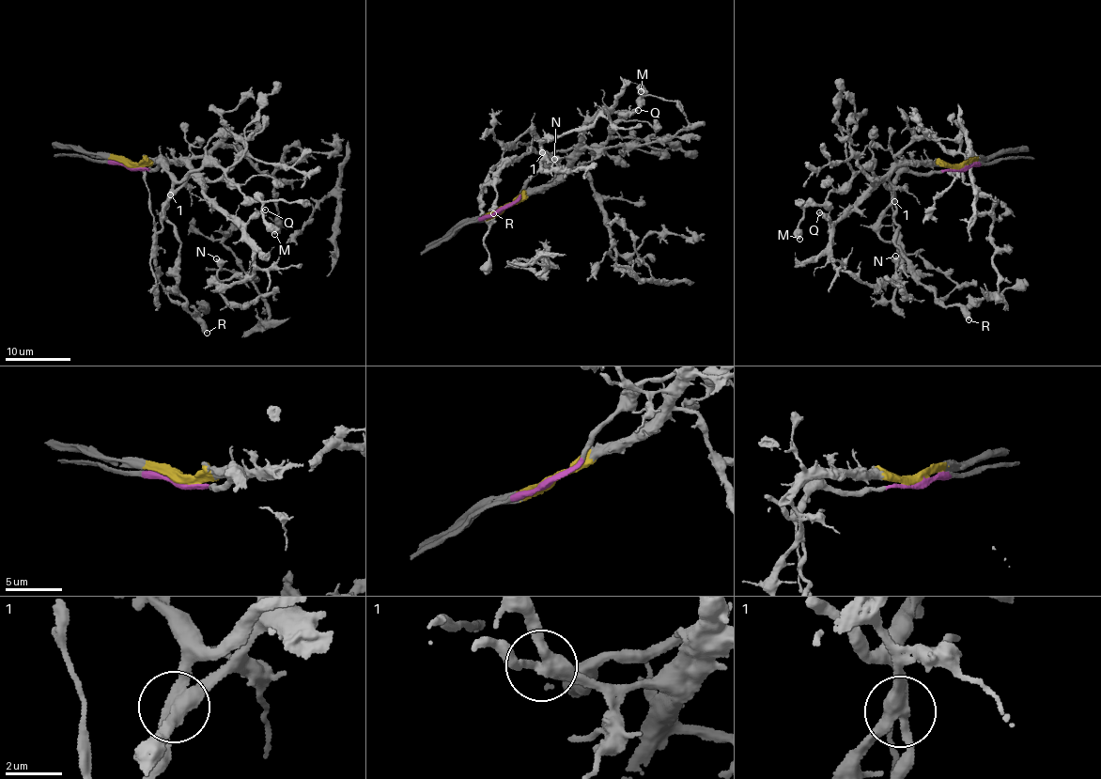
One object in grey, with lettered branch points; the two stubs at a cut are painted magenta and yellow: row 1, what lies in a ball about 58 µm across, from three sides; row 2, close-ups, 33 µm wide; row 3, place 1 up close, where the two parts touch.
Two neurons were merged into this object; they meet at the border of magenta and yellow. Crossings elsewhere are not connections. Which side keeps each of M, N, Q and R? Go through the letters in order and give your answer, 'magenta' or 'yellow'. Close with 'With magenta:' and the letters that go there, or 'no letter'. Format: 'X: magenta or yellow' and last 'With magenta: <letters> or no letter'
M: magenta
N: yellow
Q: yellow
R: magenta
With magenta: M, R

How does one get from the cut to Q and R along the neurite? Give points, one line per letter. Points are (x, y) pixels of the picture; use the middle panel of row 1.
Q: (502, 209), (549, 189), (562, 179), (583, 128), (601, 113), (638, 111)
R: (501, 209), (512, 204), (546, 166), (550, 155), (530, 149), (516, 155), (498, 175), (494, 213)

